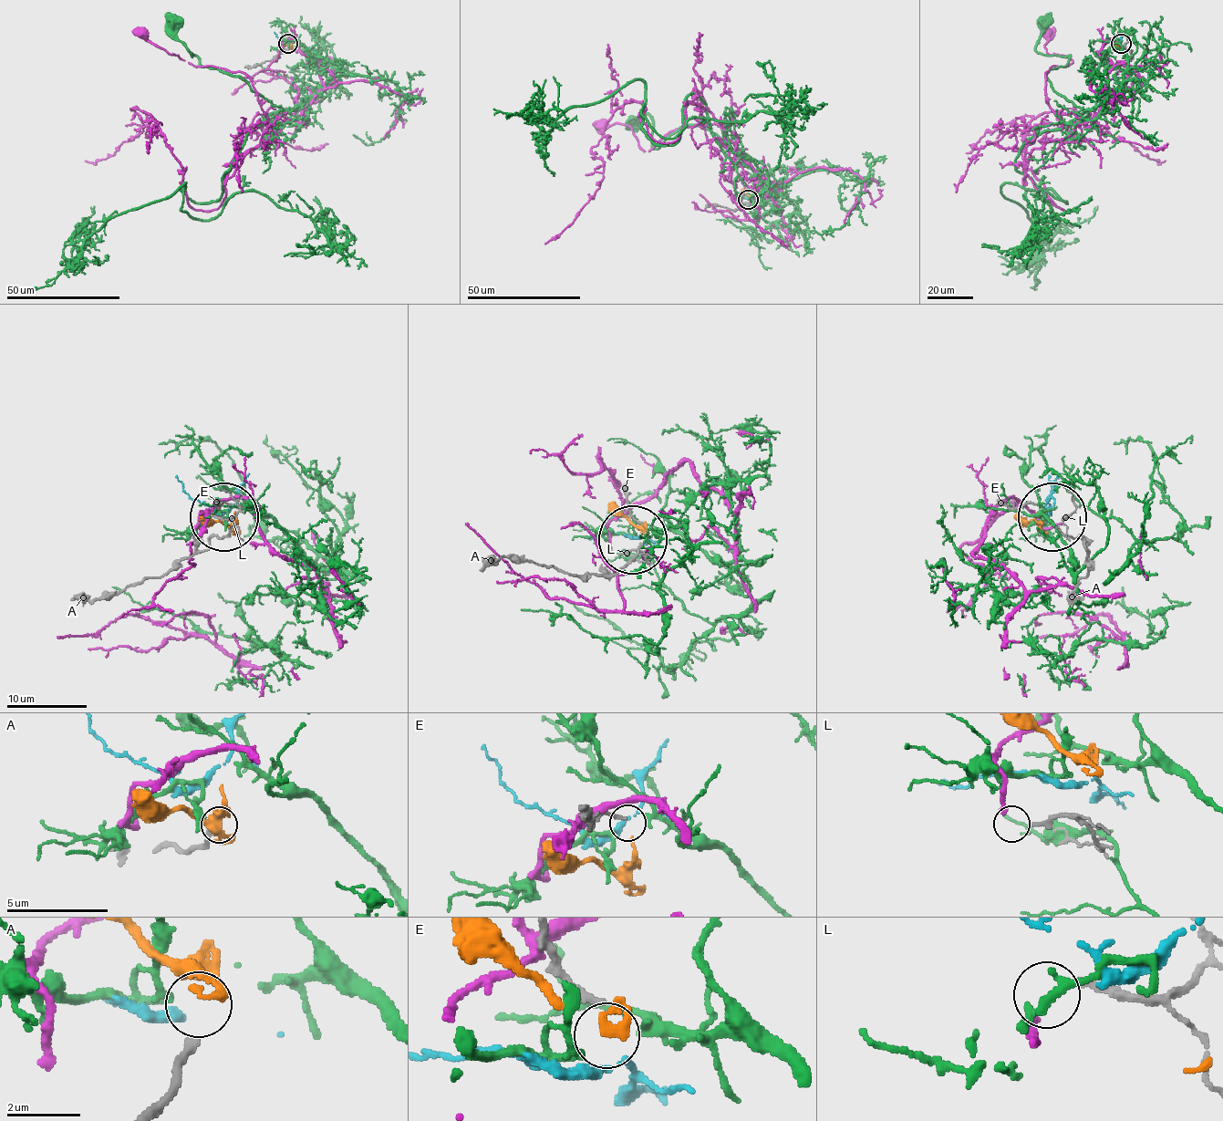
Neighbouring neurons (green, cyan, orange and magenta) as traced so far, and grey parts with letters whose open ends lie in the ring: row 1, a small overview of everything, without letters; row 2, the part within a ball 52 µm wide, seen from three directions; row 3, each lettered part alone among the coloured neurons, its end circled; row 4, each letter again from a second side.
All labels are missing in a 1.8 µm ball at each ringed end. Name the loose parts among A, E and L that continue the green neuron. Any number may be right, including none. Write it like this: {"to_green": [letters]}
{"to_green": ["E"]}

